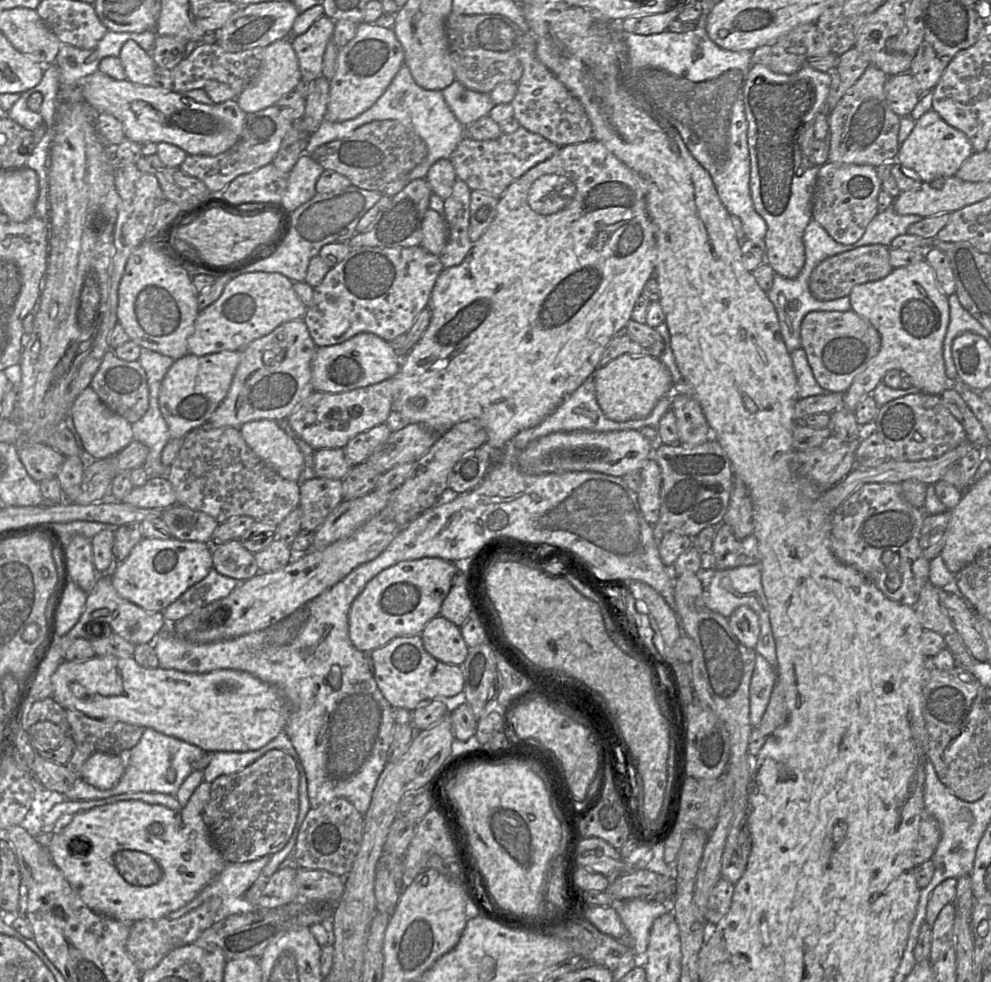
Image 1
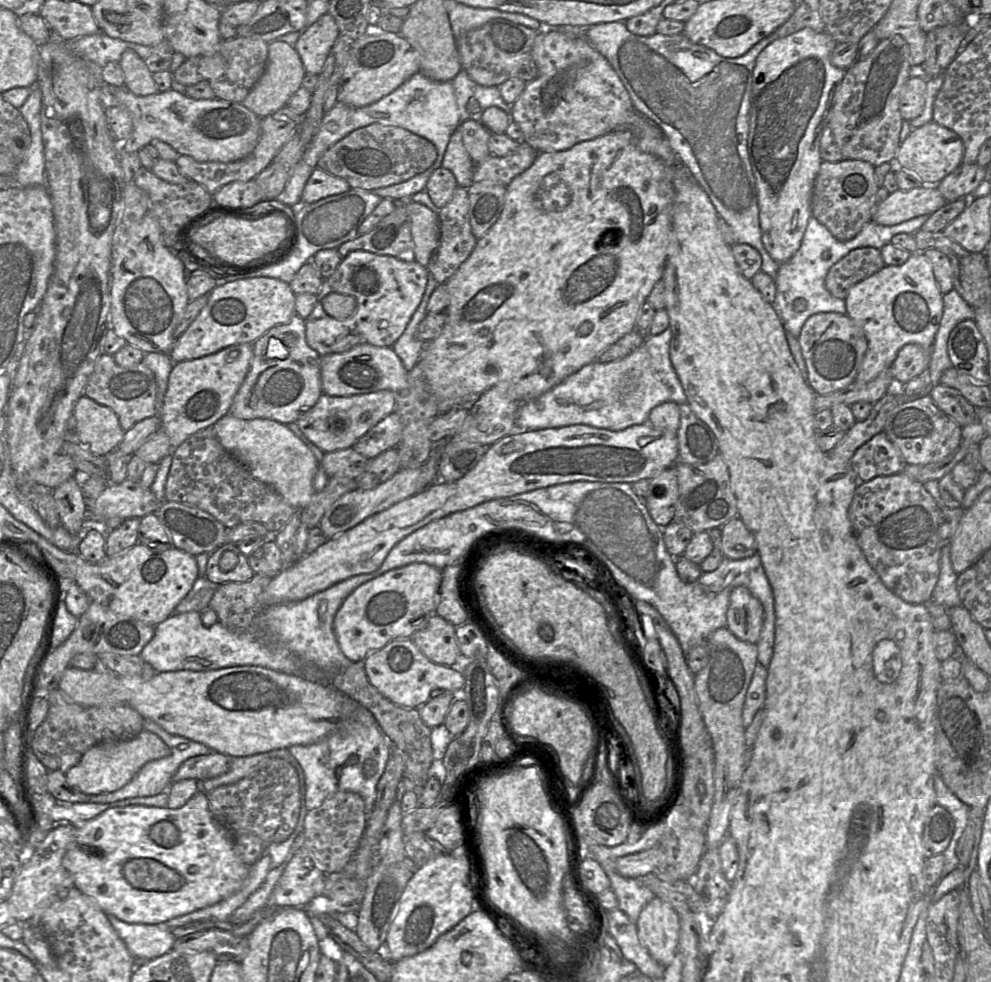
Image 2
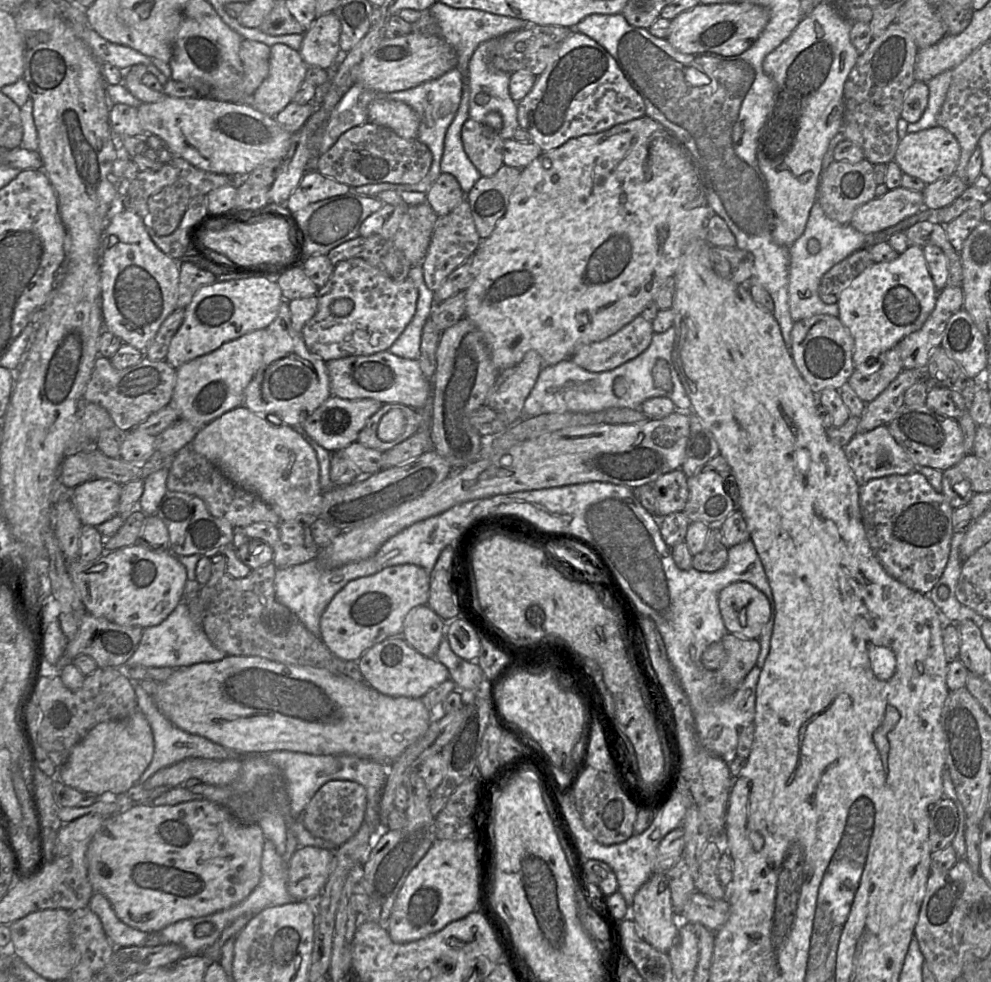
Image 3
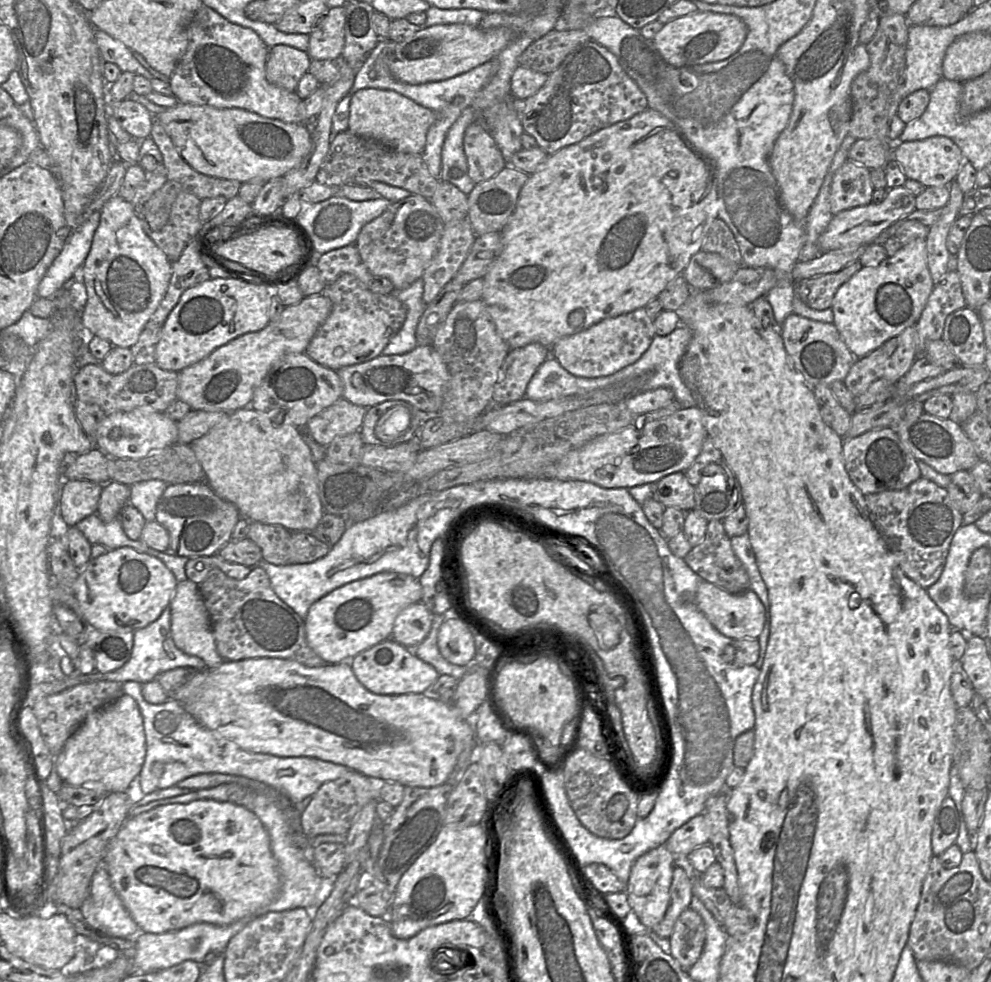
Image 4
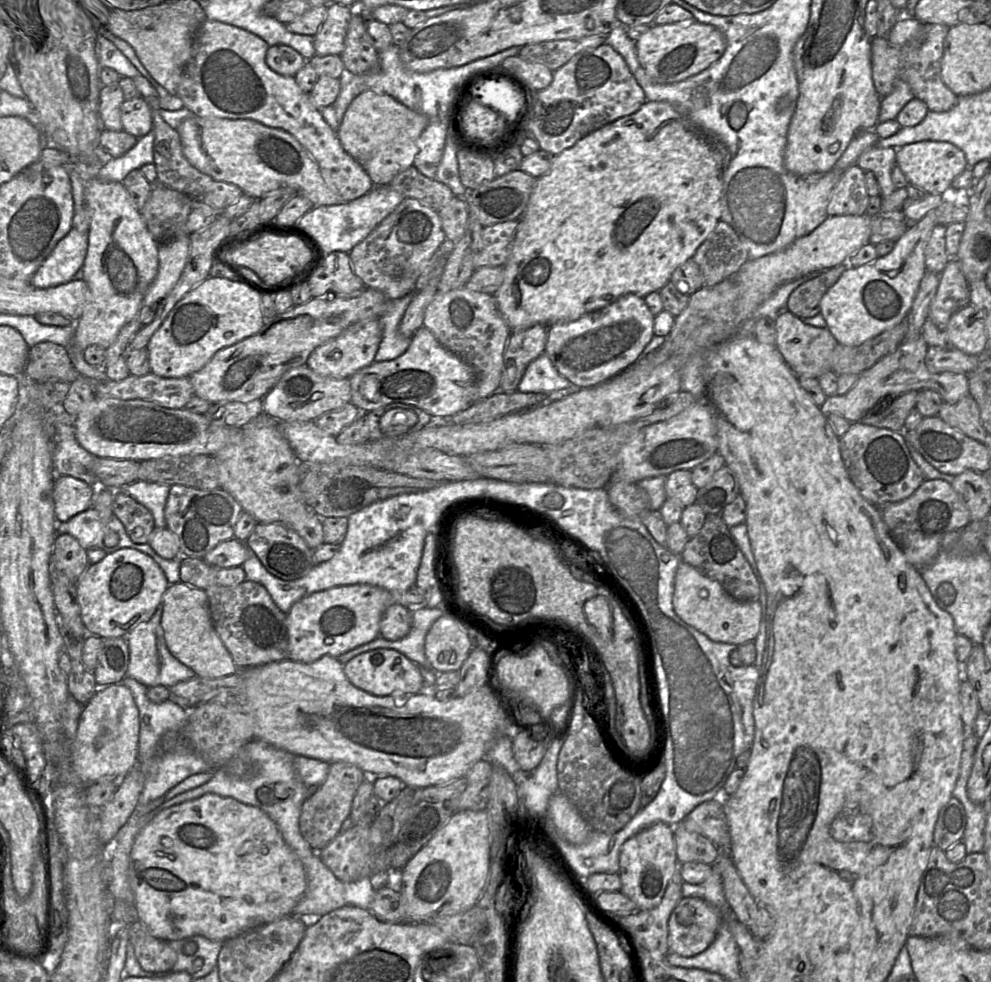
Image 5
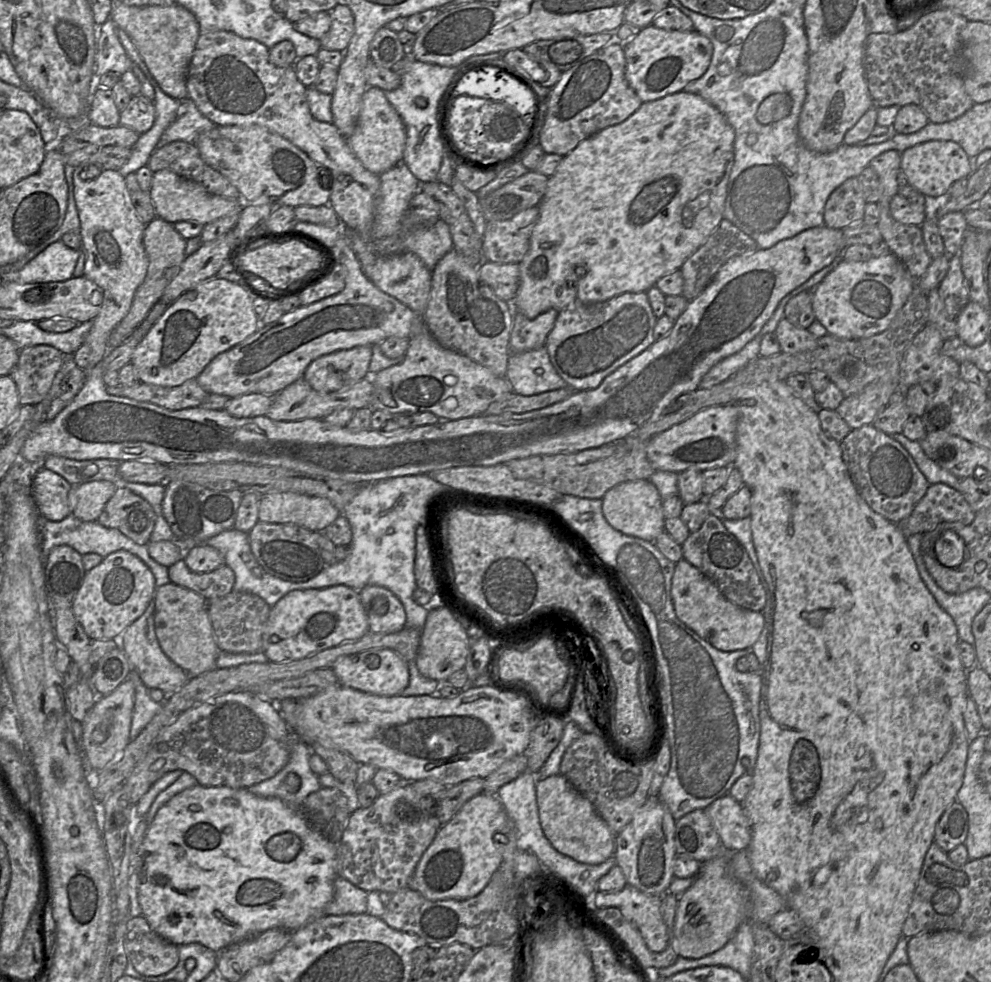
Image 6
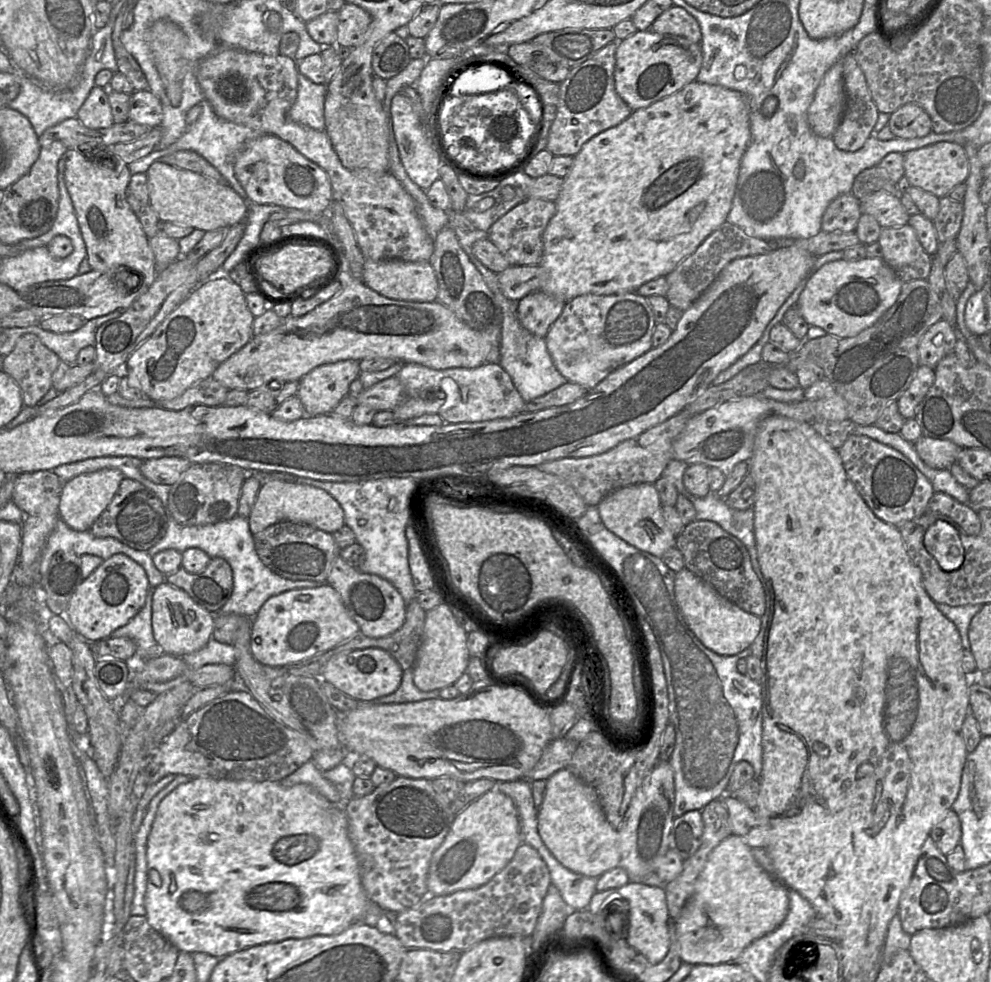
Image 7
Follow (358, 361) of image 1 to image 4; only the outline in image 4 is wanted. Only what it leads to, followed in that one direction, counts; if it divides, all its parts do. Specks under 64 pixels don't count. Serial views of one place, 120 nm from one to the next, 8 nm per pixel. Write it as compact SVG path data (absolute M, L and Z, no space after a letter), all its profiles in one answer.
M432 345L416 346L405 354L379 355L336 372L343 384L342 397L351 403L370 408L385 401L400 400L419 409L426 417L438 414L450 377L447 365Z

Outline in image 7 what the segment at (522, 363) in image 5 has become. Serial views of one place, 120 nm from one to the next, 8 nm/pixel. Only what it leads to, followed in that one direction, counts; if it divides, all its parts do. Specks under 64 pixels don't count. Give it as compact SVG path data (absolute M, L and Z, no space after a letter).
M540 290L534 291L517 302L519 321L532 334L545 338L565 303Z

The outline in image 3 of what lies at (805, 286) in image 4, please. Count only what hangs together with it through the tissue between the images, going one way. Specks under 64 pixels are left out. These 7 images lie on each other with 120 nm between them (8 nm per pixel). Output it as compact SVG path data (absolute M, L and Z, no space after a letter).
M862 248L833 266L824 274L819 284L818 295L822 302L836 304L841 292L874 263L869 249Z

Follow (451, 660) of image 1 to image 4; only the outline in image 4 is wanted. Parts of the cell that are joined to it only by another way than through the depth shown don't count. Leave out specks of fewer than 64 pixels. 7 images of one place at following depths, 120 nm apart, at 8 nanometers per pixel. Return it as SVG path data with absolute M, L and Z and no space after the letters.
M421 601L407 606L395 618L391 638L405 647L417 646L429 633L433 615Z

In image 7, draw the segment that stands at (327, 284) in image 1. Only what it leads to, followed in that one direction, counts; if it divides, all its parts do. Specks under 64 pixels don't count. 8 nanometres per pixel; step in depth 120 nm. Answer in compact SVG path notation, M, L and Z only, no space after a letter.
M343 360L318 366L302 377L297 395L305 416L332 413L360 373L359 361Z

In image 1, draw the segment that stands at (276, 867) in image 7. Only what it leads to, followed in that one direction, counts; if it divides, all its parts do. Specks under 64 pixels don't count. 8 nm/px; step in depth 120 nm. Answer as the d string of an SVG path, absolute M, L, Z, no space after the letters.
M203 780L180 810L127 800L81 811L67 826L53 833L48 851L65 879L93 911L127 923L166 917L190 902L222 872L226 863L234 863L226 862L214 847L203 820L210 790L211 784Z

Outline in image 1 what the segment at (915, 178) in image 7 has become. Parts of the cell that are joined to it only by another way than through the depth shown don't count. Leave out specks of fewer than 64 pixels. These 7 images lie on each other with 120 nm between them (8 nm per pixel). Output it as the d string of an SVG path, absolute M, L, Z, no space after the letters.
M931 109L916 121L913 130L900 145L896 161L913 170L922 182L930 182L939 177L954 176L973 152L968 137Z

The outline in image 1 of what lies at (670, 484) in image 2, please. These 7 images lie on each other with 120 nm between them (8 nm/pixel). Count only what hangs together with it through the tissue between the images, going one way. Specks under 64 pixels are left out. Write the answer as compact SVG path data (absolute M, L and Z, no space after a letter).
M650 458L639 471L641 486L637 492L640 510L650 525L655 525L660 517L660 491L662 476L657 462Z

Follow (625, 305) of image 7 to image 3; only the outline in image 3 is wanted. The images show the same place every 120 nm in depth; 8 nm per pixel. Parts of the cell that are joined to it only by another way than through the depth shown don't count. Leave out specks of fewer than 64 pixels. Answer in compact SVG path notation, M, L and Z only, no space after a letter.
M638 315L608 338L579 347L569 358L589 372L606 372L634 359L650 345L652 323Z

